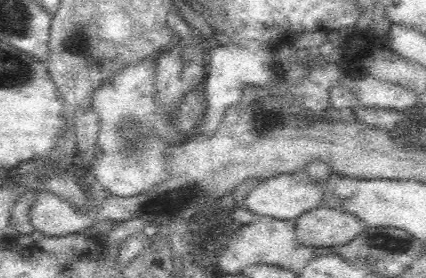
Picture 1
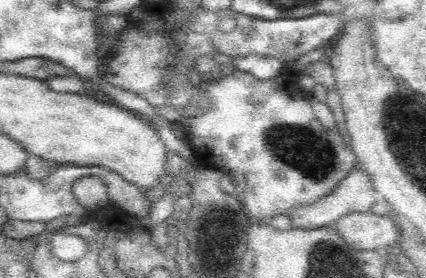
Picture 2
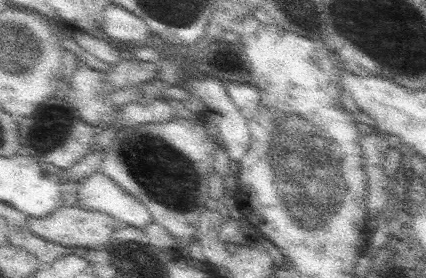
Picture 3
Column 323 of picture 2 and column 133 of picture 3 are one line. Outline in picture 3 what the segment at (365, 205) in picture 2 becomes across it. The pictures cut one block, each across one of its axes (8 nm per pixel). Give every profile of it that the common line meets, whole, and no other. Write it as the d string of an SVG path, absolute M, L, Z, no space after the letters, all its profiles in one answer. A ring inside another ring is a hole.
M95 170L79 184L77 204L85 210L109 214L117 222L125 222L141 230L153 222L147 206L143 206L135 196L127 194L101 170Z

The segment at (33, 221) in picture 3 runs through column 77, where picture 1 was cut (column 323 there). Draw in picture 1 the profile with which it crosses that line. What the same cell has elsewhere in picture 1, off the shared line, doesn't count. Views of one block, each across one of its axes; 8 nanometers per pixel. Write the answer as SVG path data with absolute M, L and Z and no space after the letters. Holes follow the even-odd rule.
M314 208L296 222L296 238L304 246L342 246L358 238L364 222L340 208Z

